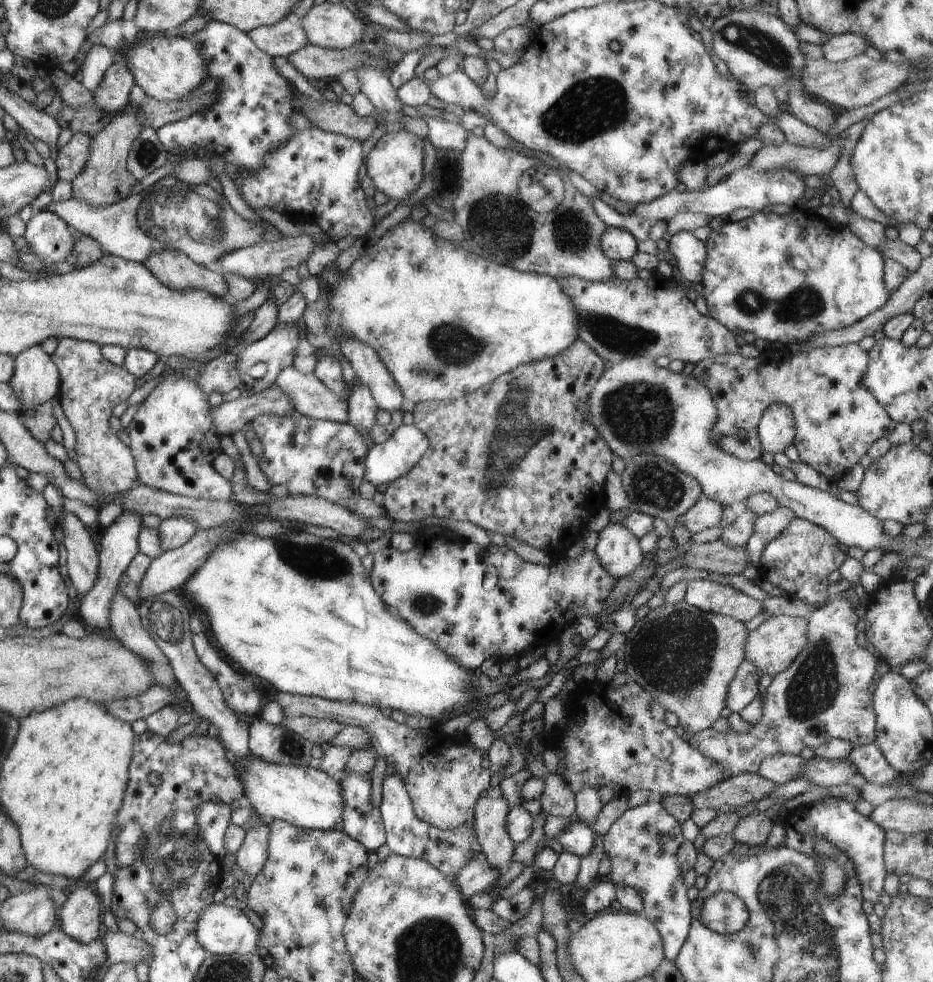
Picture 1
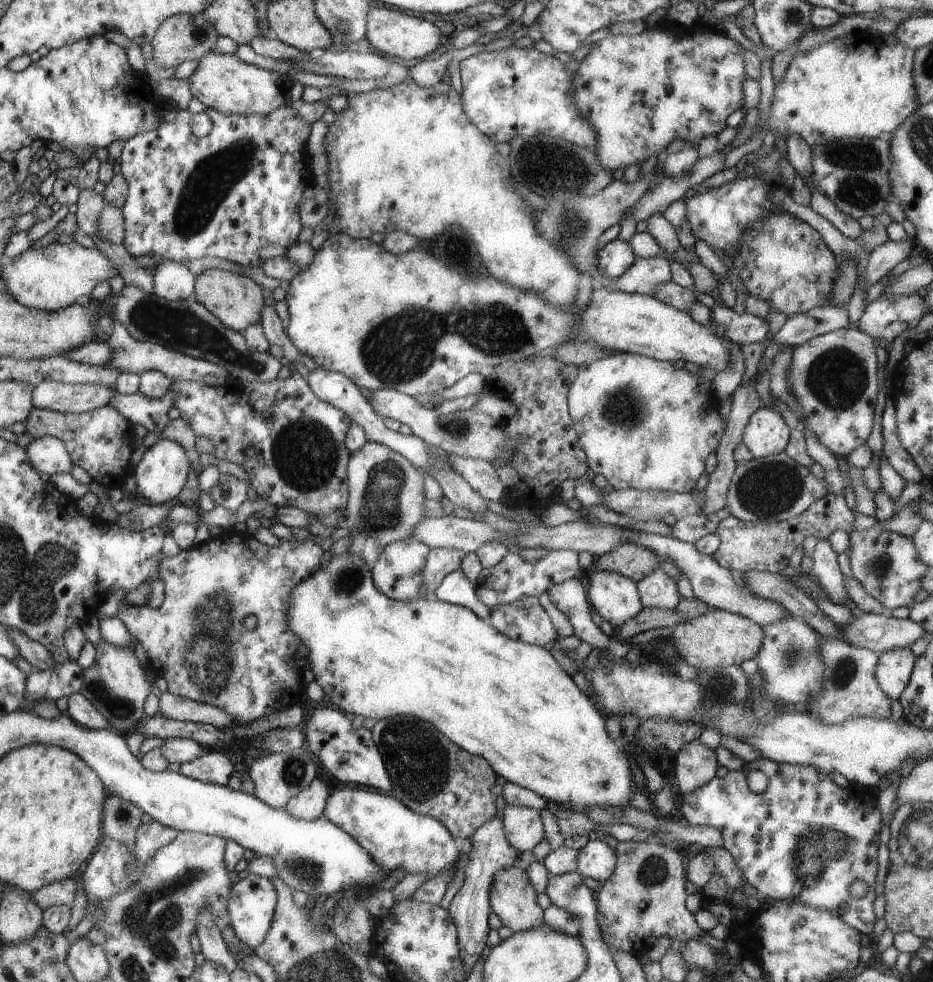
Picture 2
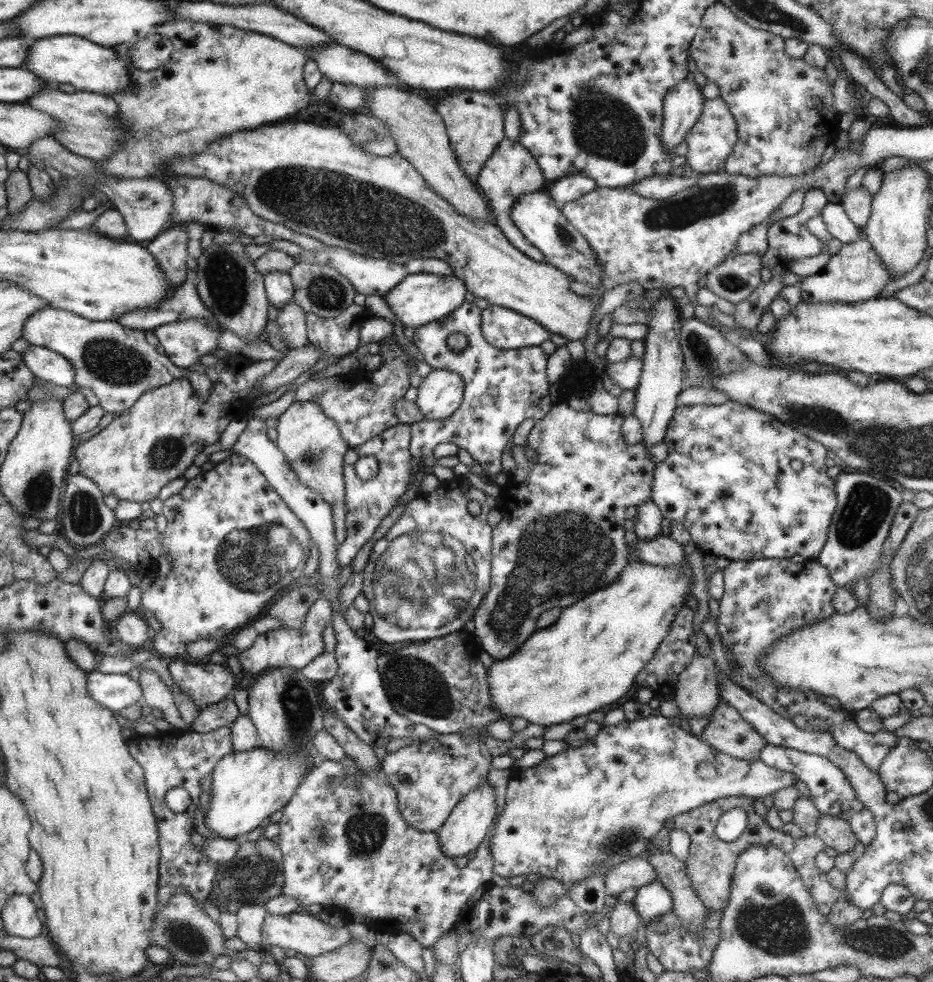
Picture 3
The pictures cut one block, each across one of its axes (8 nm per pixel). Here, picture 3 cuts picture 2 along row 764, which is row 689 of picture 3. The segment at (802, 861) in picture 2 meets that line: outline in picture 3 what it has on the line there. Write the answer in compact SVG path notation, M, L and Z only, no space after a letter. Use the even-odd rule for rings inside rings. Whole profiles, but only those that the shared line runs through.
M769 558L769 560L729 562L729 566L725 566L721 572L725 580L725 592L723 598L719 600L717 632L723 650L729 650L731 652L729 658L733 660L733 674L729 682L741 686L753 698L759 698L759 702L763 702L781 718L813 726L819 732L829 730L837 746L855 752L857 758L861 758L869 770L877 772L887 754L897 746L899 738L893 732L867 734L855 724L855 712L847 712L843 710L843 706L829 708L823 704L825 696L815 692L789 690L785 686L779 688L777 684L771 682L771 678L765 678L765 674L761 674L759 658L775 642L779 642L779 638L813 622L825 622L833 614L837 614L831 606L837 586L829 578L827 568L821 566L817 560L805 560L803 564L793 564L789 560Z

